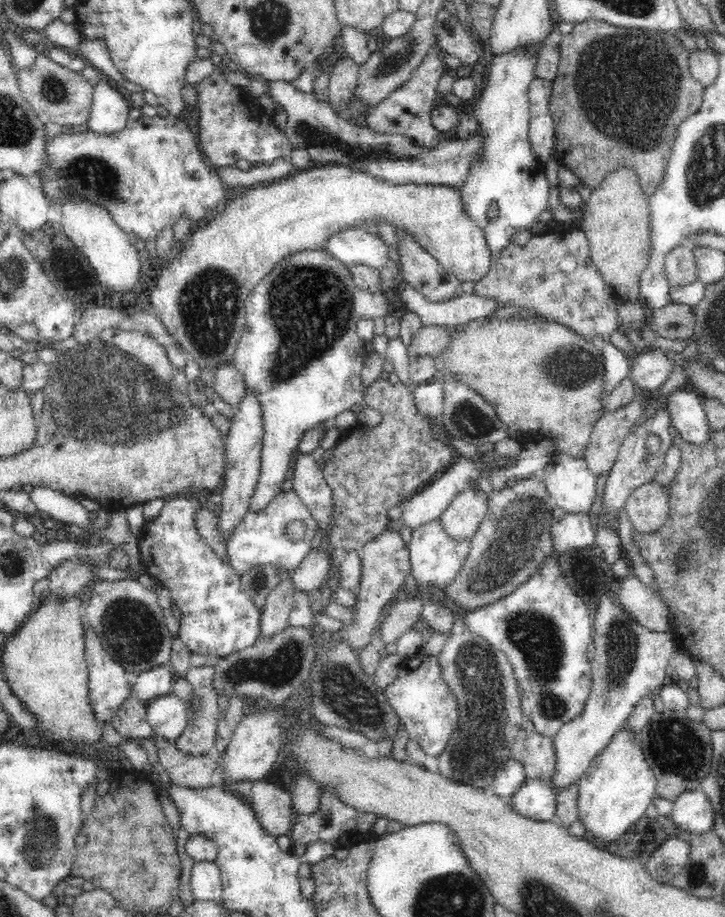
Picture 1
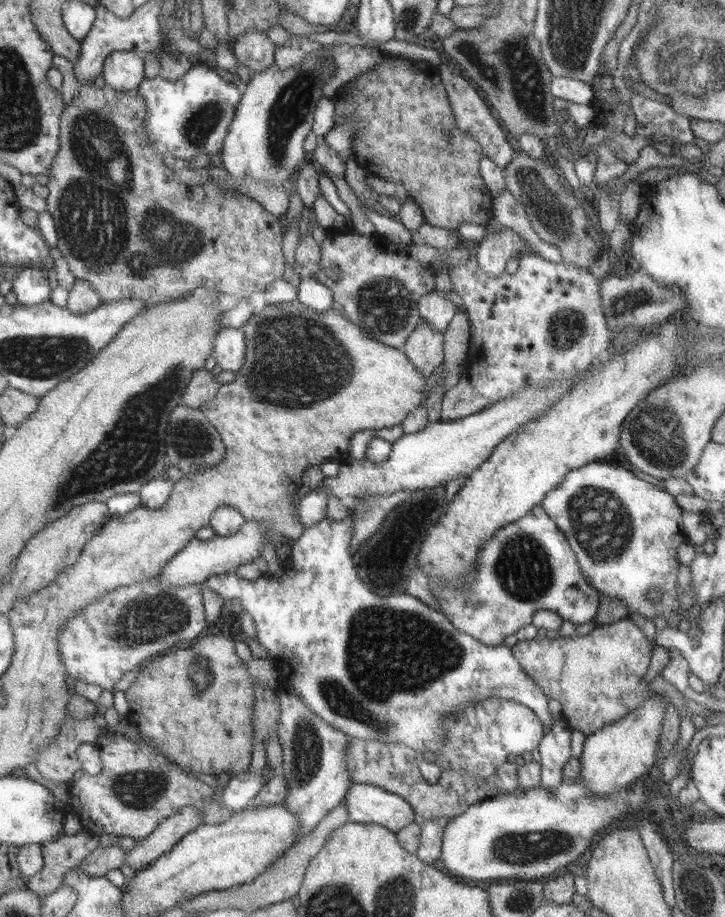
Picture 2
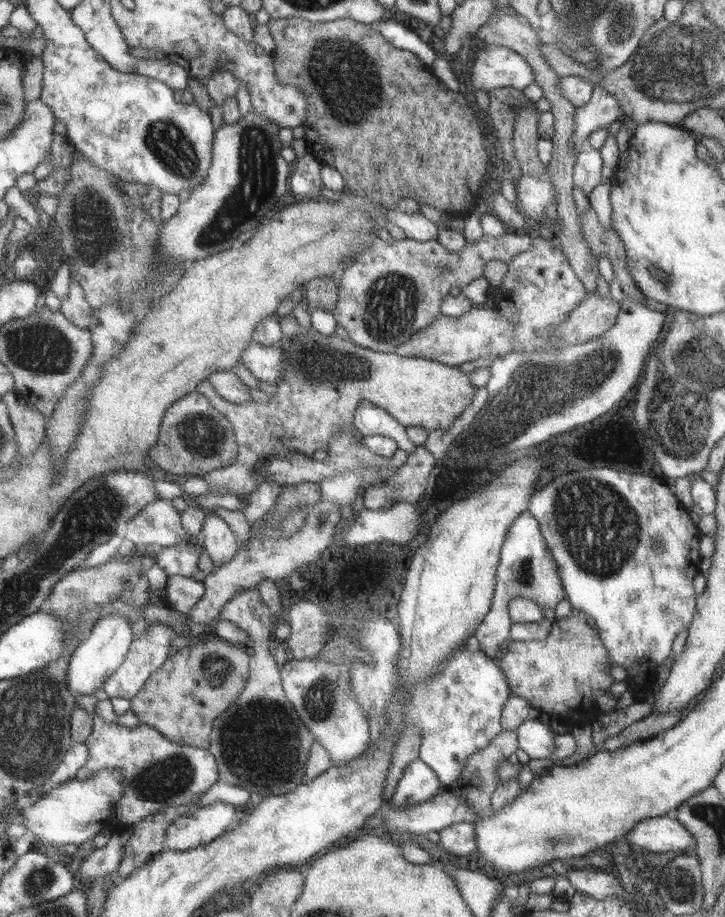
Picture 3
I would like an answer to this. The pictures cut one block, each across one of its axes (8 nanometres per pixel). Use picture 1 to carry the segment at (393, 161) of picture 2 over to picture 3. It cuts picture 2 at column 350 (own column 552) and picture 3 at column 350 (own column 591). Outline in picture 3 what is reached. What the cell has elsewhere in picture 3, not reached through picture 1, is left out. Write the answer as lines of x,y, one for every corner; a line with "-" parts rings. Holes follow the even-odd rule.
289,17
286,19
273,20
268,22
270,34
274,39
276,48
273,51
273,59
276,61
276,74
278,81
283,86
296,86
300,92
304,92
306,103
308,103
309,115
302,124
305,134
303,139
307,141
307,150
316,156
321,163
334,165
344,177
346,188
358,196
368,196
377,204
385,208
393,208
400,199
411,198
418,202
426,203
442,212
452,214
457,218
462,216
465,220
474,208
484,174
488,170
488,152
484,146
484,136
480,133
480,126
474,113
466,102
464,110
464,98
462,94
456,94
448,90
444,83
441,83
433,74
432,70
426,69
424,63
416,56
416,53
394,47
377,29
370,25
353,22
349,19
336,20
332,23
314,23
302,18

